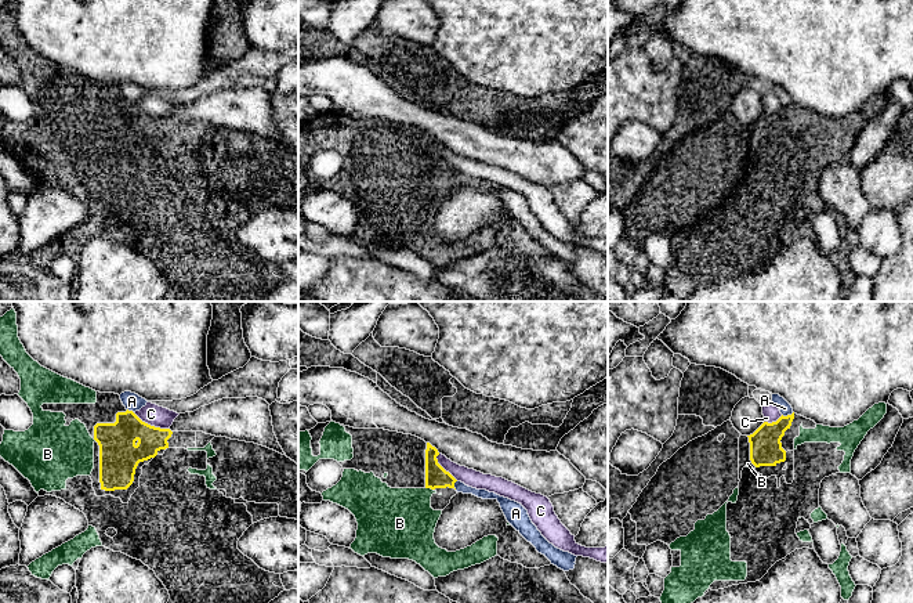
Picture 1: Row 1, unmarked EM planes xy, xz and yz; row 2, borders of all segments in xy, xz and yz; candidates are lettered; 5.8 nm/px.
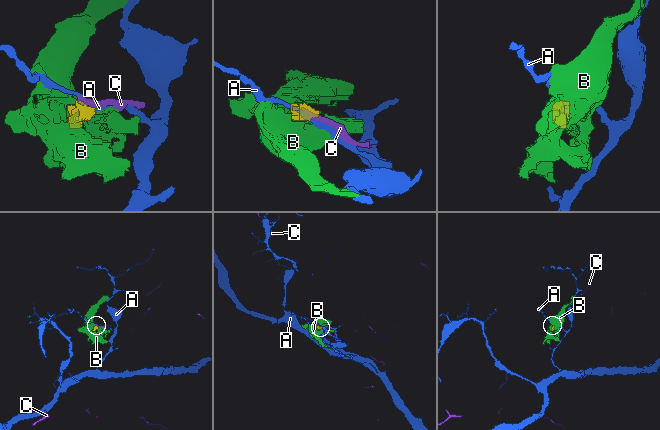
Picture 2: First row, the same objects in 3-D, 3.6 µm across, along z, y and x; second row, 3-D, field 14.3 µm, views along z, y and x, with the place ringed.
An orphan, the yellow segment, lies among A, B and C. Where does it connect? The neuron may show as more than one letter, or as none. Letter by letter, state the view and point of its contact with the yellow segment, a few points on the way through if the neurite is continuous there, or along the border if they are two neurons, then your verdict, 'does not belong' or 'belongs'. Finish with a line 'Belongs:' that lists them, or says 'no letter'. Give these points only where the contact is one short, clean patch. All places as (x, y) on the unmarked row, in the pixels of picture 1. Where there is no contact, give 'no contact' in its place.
A: yz (787, 105) | along yz (793, 103), (782, 105) | does not belong
B: xz (430, 177) | belongs
C: xy (149, 115) | along xy (133, 103), (151, 115), (169, 119) | does not belong
Belongs: B

